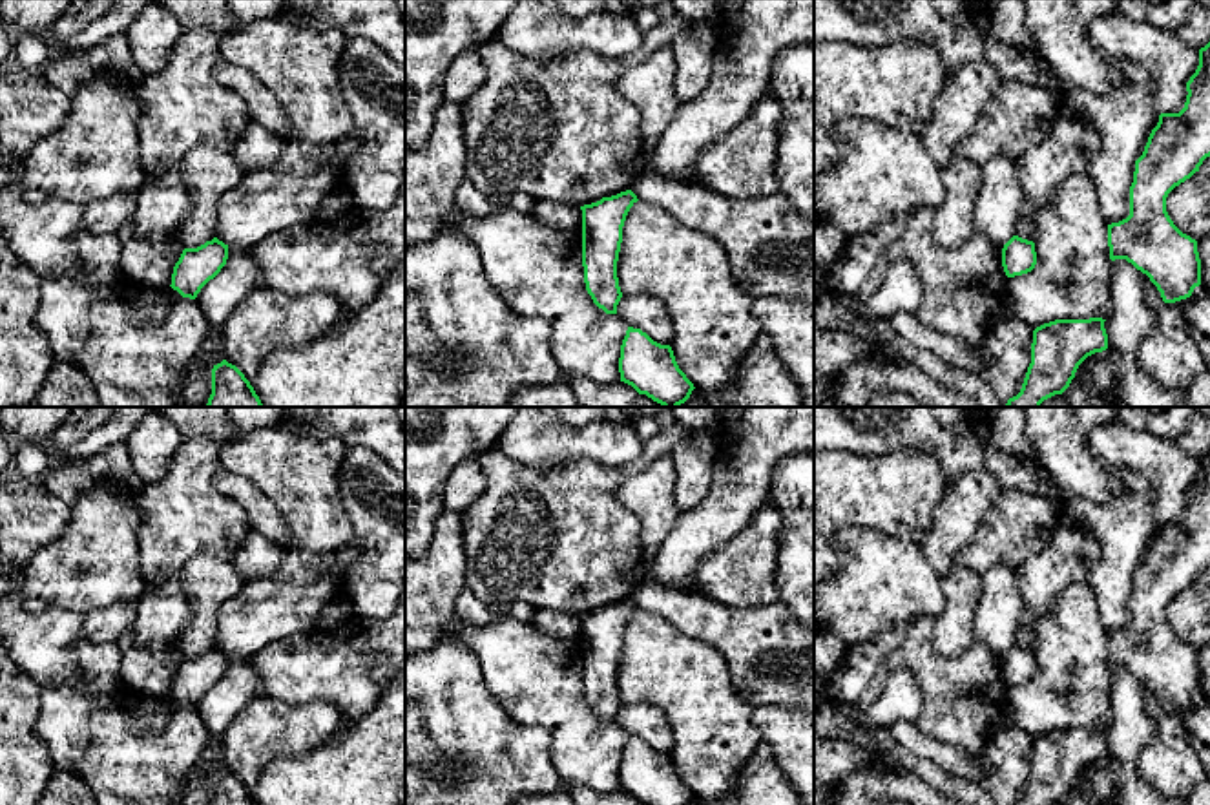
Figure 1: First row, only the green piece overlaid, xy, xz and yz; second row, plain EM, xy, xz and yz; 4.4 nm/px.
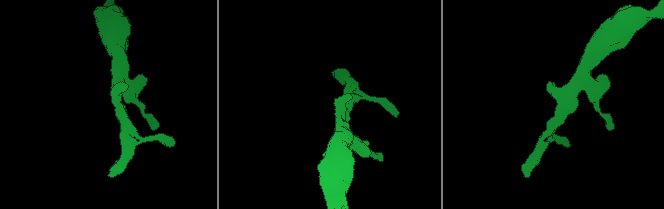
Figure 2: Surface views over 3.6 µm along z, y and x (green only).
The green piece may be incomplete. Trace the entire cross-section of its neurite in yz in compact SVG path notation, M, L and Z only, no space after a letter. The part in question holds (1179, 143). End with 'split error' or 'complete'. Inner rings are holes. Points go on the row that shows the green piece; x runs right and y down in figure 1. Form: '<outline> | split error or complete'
M1210 42L1199 49L1199 66L1186 82L1186 91L1184 108L1179 113L1159 115L1142 155L1135 161L1130 215L1108 225L1110 259L1126 259L1146 274L1164 303L1186 299L1201 285L1197 241L1173 225L1166 212L1166 197L1210 157Z | complete

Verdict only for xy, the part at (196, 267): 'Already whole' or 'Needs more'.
Already whole

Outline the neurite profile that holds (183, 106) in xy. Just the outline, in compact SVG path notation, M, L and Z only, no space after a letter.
M183 29L168 64L135 84L141 161L151 177L135 193L126 237L151 243L179 237L192 208L181 177L183 157L197 146L232 152L252 124L246 102L214 75L223 37L212 29Z

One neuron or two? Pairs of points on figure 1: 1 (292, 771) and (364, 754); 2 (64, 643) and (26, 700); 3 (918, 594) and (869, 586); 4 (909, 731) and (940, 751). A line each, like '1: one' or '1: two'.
1: one
2: two
3: one
4: one

